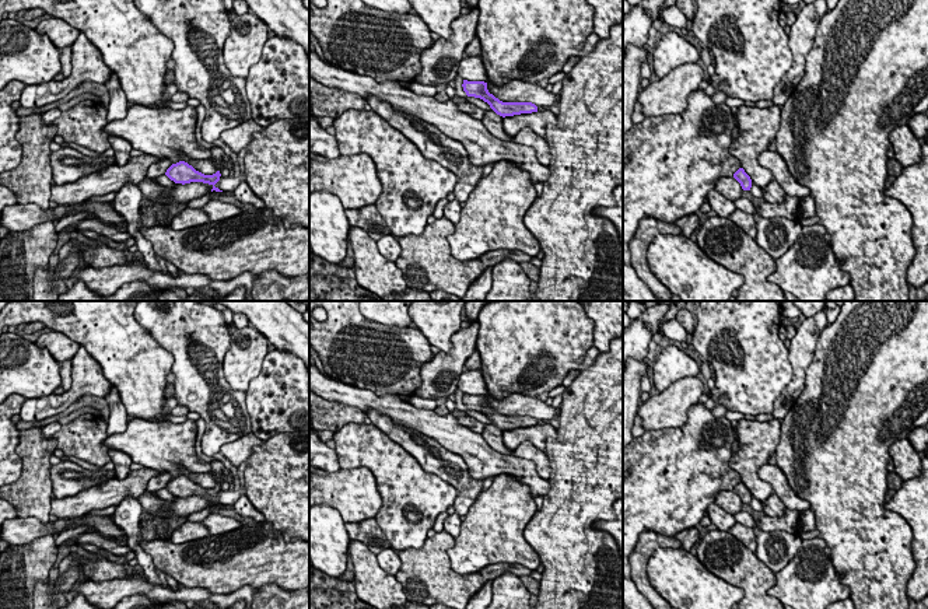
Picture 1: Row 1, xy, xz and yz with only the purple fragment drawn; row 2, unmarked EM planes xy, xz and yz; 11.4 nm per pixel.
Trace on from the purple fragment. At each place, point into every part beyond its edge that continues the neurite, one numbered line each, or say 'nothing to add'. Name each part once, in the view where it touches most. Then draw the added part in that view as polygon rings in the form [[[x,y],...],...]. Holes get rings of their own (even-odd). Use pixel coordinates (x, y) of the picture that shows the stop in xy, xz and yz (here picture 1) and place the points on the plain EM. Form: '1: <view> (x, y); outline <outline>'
nothing to add

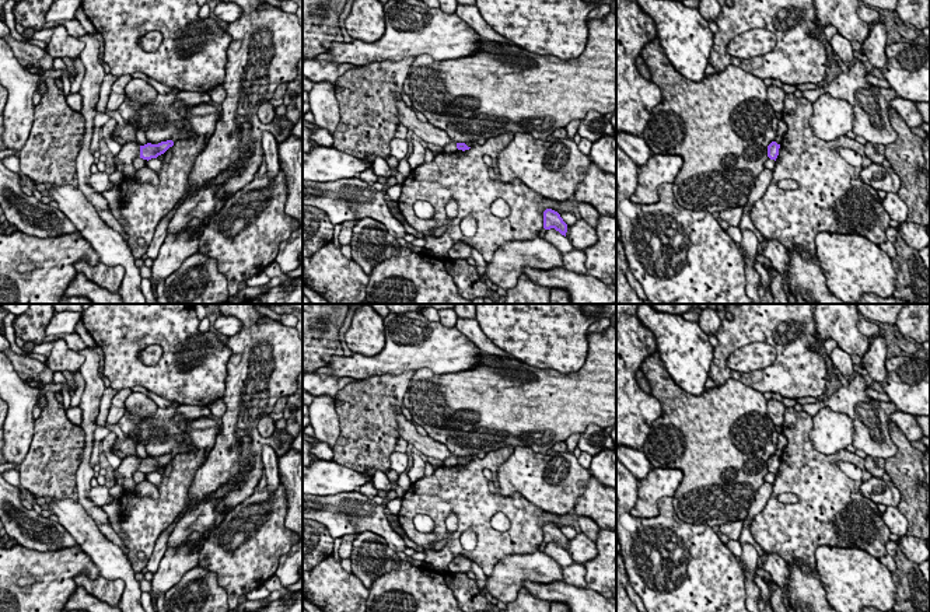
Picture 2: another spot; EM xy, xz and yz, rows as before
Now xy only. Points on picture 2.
1: xy (129, 467); outline [[[136,457],[126,458],[122,461],[119,468],[116,469],[116,473],[119,473],[123,478],[122,487],[126,492],[133,492],[136,487],[136,483],[133,480],[133,475],[140,471],[140,459]]]

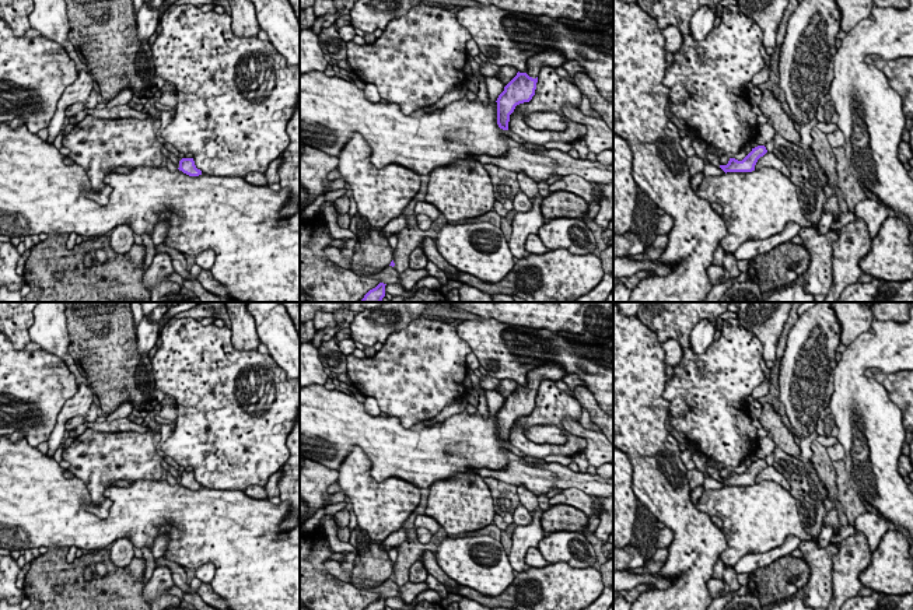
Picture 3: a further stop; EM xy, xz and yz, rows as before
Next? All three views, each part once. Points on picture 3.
1: xz (549, 371); outline [[[546,364],[527,374],[527,388],[536,392],[543,379],[562,381],[566,375],[566,369],[563,369],[560,365]]]

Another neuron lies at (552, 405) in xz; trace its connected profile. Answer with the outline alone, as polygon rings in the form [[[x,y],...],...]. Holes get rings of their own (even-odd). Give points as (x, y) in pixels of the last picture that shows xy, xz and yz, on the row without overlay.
[[[543,379],[538,389],[535,409],[529,416],[515,420],[510,428],[508,442],[525,456],[535,458],[536,460],[550,455],[571,458],[580,451],[585,451],[587,439],[566,431],[563,418],[570,417],[574,421],[580,421],[581,410],[583,407],[577,399],[560,390],[555,381]],[[535,425],[556,425],[566,434],[567,441],[563,445],[535,444],[525,435],[527,430]]]

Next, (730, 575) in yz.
[[[725,567],[723,571],[723,581],[725,581],[730,585],[731,592],[737,592],[741,585],[738,582],[738,572],[734,567]]]

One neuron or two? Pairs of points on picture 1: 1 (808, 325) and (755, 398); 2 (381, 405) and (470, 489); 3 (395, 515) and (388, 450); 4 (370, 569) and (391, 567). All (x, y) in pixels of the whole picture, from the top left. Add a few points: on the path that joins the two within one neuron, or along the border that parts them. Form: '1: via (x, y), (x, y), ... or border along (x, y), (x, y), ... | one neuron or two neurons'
1: border along (788, 350), (791, 380), (785, 385) | two neurons
2: border along (373, 409), (431, 438) | two neurons
3: via (395, 499), (395, 466) | one neuron
4: border along (375, 555), (380, 566), (394, 576) | two neurons

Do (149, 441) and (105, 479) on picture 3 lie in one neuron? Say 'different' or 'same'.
same

